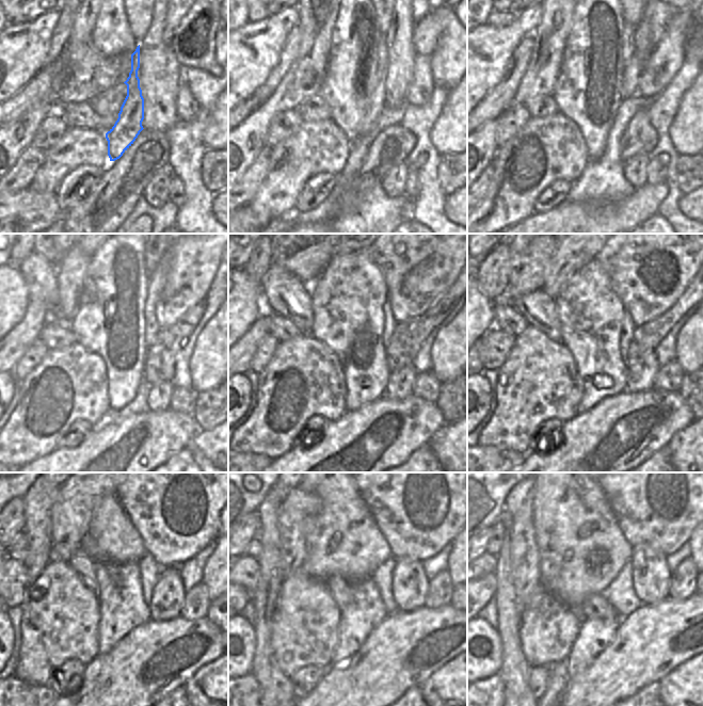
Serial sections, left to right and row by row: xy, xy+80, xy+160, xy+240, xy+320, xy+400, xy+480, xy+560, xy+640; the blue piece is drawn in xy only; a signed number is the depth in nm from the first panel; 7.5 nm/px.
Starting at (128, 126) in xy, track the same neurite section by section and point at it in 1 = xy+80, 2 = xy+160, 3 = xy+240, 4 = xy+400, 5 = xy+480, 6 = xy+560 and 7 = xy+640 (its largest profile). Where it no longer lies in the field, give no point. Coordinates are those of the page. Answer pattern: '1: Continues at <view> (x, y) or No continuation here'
1: Continues at xy+80 (377, 101)
2: Continues at xy+160 (628, 30)
3: Continues at xy+240 (152, 255)
4: No continuation here
5: No continuation here
6: No continuation here
7: No continuation here.

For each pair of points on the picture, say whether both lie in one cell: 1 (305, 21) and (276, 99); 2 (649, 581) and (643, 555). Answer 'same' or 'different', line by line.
1: same
2: same

